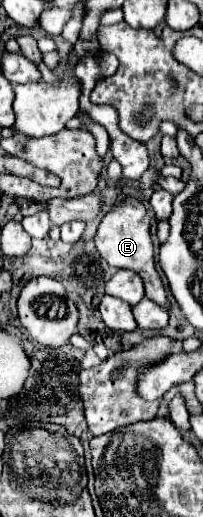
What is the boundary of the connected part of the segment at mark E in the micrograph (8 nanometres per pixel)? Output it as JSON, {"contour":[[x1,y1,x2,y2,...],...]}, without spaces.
{"contour":[[126,198,124,204,114,206,100,222,98,232,94,236,96,248,100,256,114,268,126,268,142,276,144,286,146,286,146,298,154,300,162,308,170,308,170,302,166,298,166,290,162,284,160,274,154,268,154,246,150,238,150,222,146,220,146,208,142,206,140,200,136,198]]}

